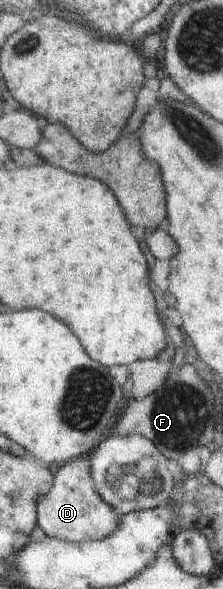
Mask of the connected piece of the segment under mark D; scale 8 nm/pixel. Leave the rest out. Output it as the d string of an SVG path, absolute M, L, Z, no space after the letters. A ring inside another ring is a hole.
M88 458L71 459L61 464L52 476L51 488L36 502L36 525L45 537L76 543L109 536L117 524L112 508L93 490Z

